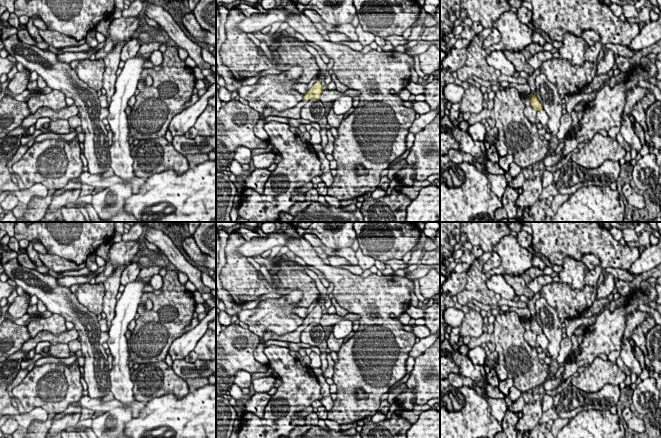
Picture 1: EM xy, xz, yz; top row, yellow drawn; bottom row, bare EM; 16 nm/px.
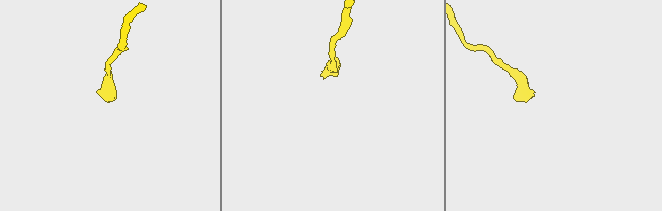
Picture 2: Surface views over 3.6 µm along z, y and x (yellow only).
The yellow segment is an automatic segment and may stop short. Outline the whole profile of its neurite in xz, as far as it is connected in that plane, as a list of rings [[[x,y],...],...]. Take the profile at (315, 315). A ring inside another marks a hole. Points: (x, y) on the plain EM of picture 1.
[[[318,304],[305,318],[304,323],[299,326],[296,330],[286,333],[283,335],[276,335],[272,332],[265,332],[263,336],[263,341],[268,340],[279,340],[279,341],[287,341],[287,342],[293,342],[293,343],[299,343],[301,342],[300,336],[301,332],[311,323],[320,323],[321,317],[323,314],[323,310],[321,306]]]

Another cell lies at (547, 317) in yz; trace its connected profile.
[[[542,297],[535,302],[535,310],[536,321],[543,329],[543,334],[549,341],[547,350],[549,352],[549,357],[551,358],[551,363],[548,365],[549,370],[547,371],[547,381],[554,379],[554,375],[559,369],[557,357],[560,351],[560,343],[563,339],[562,323],[560,322],[556,309],[551,307]]]

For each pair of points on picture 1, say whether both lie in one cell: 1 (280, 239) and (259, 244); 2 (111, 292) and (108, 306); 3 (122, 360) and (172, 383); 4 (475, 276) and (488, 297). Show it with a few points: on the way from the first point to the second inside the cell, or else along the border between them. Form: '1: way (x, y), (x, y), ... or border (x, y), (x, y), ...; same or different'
1: way (275, 239), (264, 243); same
2: way (110, 295), (109, 303); same
3: border (130, 374), (134, 397); different
4: way (476, 281), (476, 285), (483, 292); same

